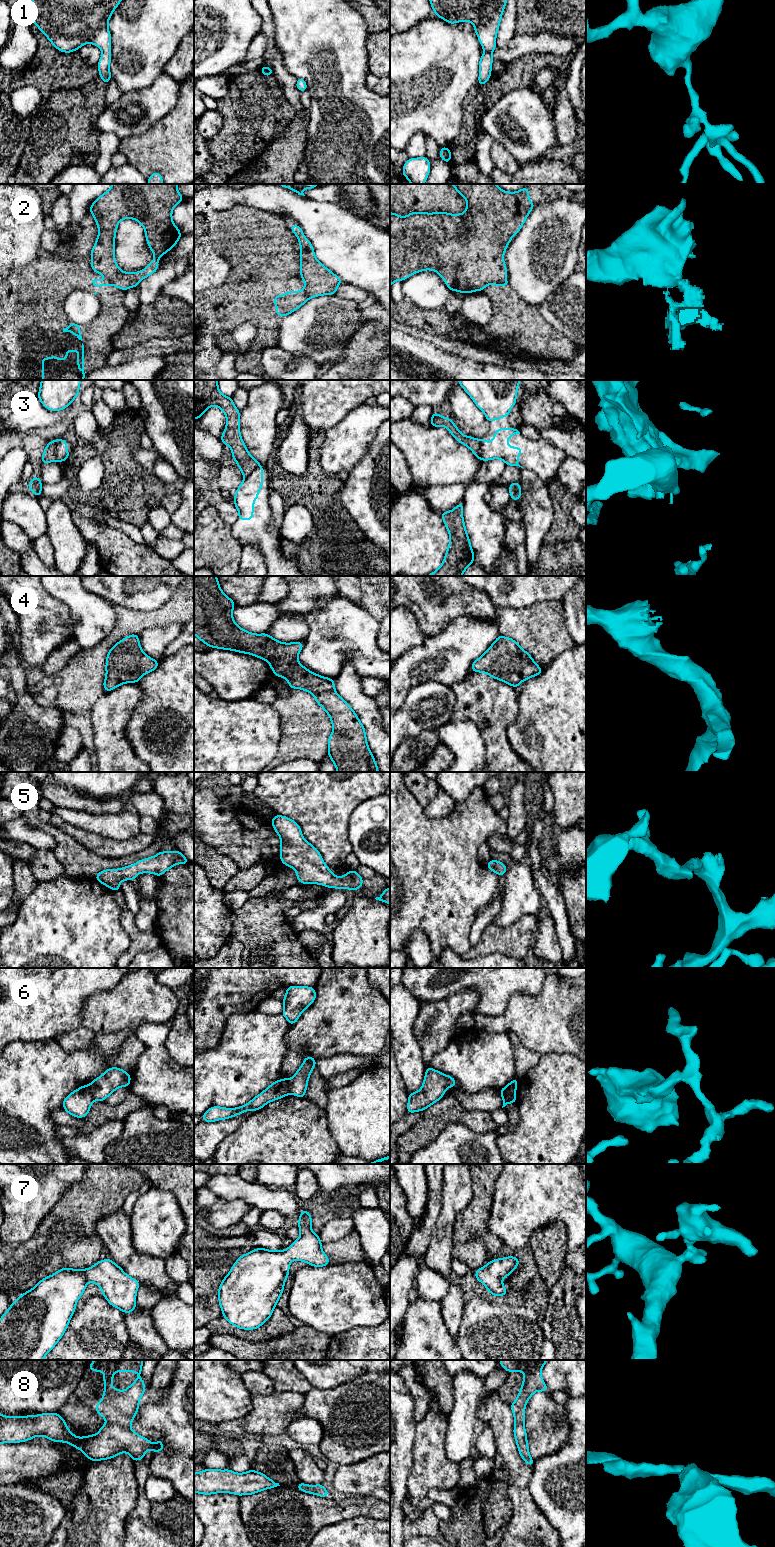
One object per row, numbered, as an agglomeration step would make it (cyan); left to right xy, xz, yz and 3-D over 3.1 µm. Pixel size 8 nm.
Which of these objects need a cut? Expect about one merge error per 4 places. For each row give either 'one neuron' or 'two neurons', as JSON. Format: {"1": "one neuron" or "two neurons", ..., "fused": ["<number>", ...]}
{"1": "one neuron", "2": "two neurons", "3": "two neurons", "4": "one neuron", "5": "one neuron", "6": "two neurons", "7": "one neuron", "8": "two neurons", "fused": ["2", "3", "6", "8"]}

